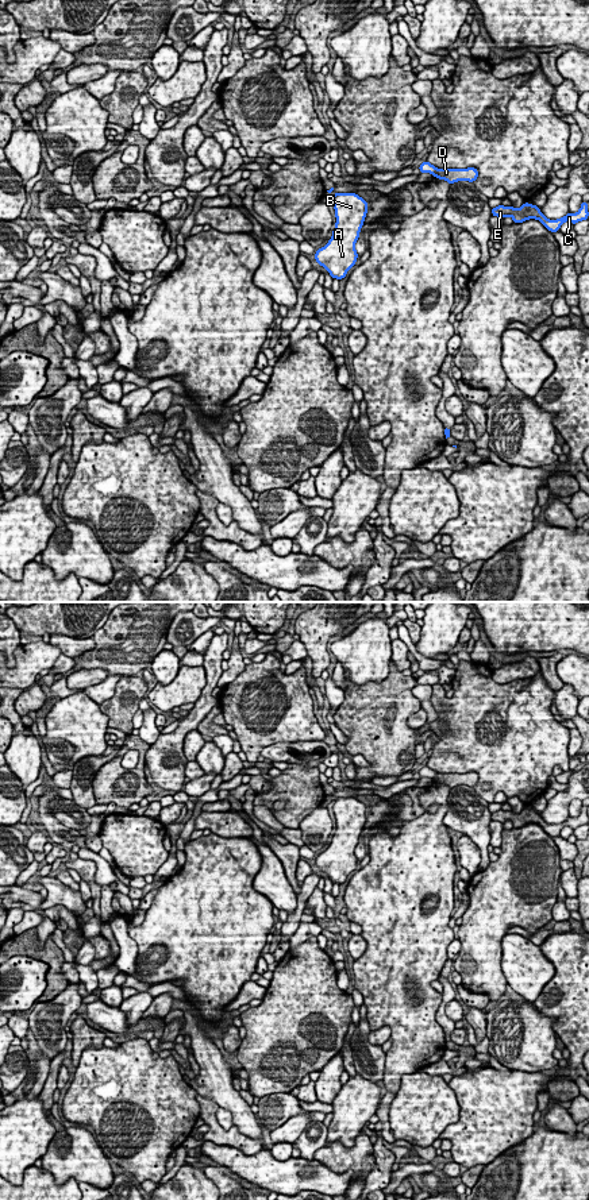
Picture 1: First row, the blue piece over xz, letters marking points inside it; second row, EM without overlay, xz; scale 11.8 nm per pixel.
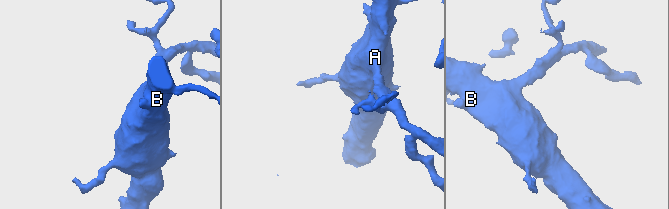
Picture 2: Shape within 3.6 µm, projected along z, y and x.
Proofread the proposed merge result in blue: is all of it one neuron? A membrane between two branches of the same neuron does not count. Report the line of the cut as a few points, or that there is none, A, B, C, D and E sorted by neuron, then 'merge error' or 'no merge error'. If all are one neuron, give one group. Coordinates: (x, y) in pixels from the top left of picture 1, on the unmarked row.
cut xz (437, 774), (432, 778); groups A B / C D E; merge error

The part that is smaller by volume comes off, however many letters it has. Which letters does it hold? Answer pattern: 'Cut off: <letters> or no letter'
Cut off: C, D, E

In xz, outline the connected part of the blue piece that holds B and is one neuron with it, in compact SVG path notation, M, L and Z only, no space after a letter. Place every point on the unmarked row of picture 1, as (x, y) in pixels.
M351 796L335 798L332 803L336 822L335 834L328 848L316 856L315 864L332 884L340 885L357 868L355 846L359 842L369 807Z

